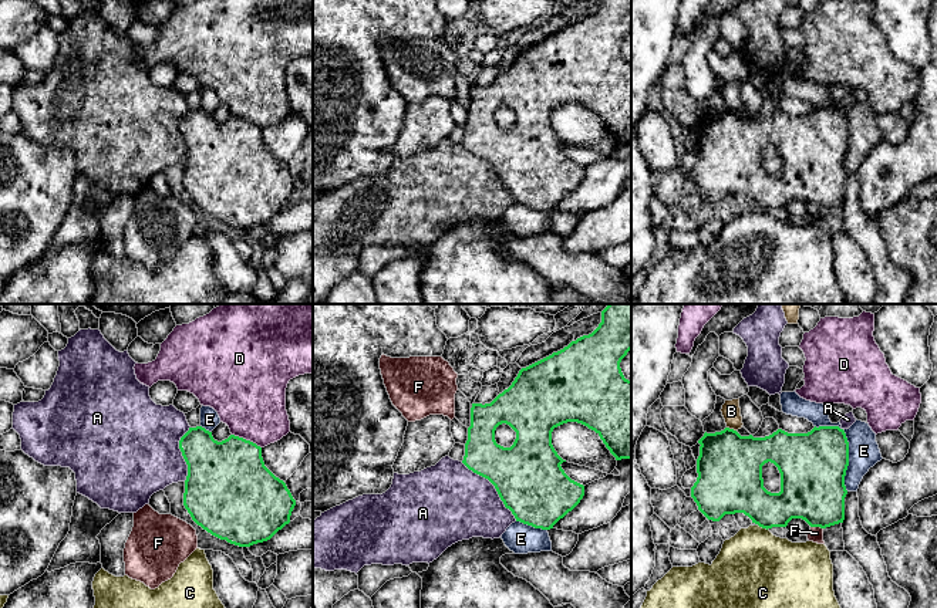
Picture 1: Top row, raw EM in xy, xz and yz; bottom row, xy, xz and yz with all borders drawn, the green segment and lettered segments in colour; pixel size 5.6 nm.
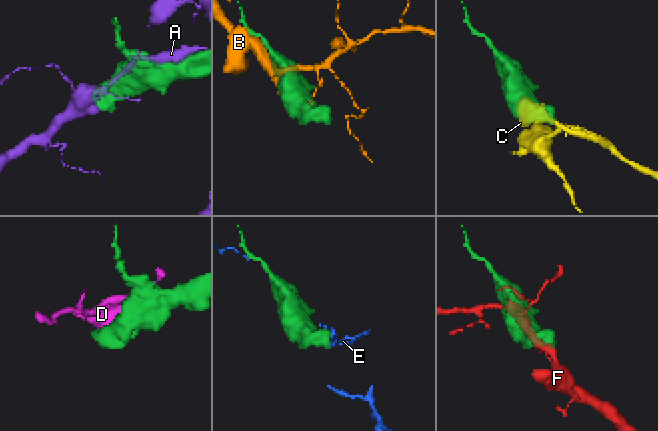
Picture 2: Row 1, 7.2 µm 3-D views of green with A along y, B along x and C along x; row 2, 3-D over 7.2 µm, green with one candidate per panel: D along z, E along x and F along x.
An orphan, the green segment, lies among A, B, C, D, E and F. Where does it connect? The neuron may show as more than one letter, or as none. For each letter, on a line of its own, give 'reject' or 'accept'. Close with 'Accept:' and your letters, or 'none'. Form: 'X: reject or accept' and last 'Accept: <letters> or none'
A: accept
B: reject
C: reject
D: reject
E: reject
F: reject
Accept: A

